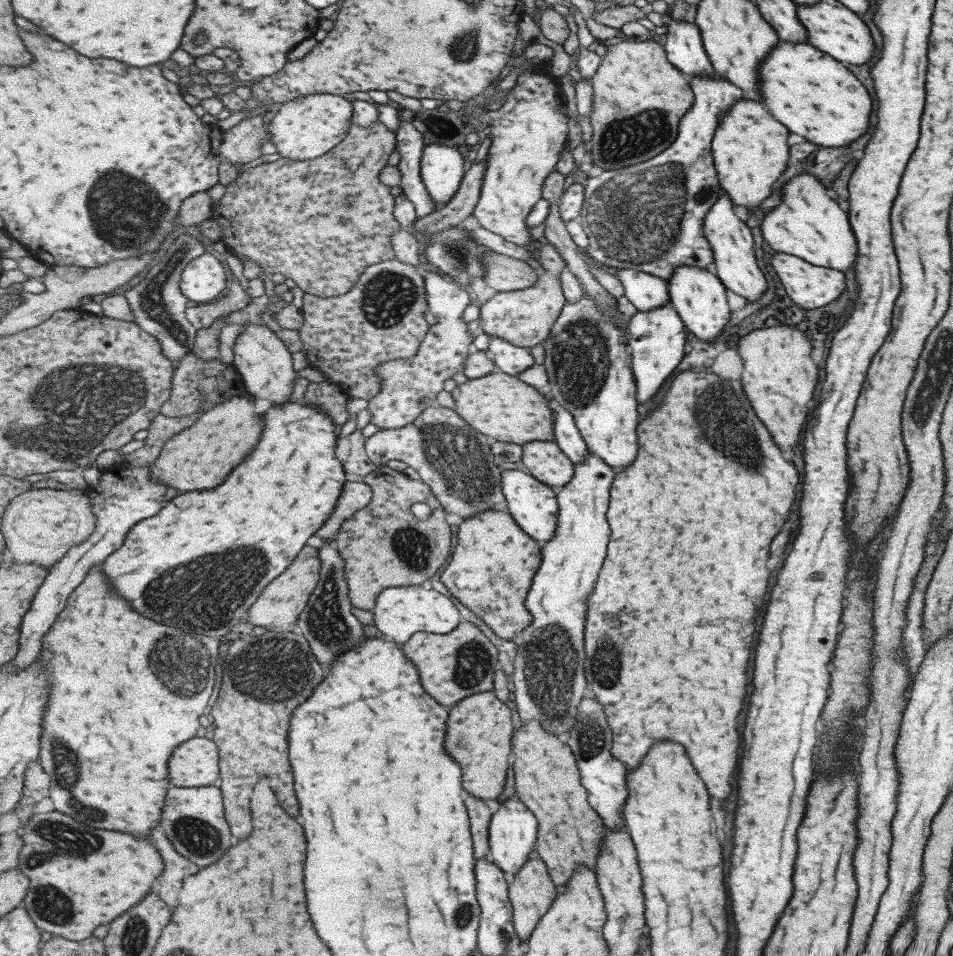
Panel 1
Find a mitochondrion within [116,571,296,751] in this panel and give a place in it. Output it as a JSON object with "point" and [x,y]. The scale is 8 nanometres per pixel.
{"point":[172,663]}

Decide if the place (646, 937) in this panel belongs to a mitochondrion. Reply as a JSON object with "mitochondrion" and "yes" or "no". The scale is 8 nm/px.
{"mitochondrion":"no"}

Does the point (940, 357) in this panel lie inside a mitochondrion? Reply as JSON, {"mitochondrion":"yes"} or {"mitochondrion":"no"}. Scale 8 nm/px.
{"mitochondrion":"yes"}

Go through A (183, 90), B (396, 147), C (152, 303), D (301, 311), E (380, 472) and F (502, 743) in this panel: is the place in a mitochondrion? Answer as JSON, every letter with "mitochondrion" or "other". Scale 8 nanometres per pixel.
{"A":"other","B":"other","C":"mitochondrion","D":"other","E":"other","F":"other"}

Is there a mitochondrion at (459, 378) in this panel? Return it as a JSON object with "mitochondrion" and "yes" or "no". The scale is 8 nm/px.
{"mitochondrion":"no"}

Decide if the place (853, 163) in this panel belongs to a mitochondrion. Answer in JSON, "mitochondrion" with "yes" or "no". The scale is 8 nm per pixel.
{"mitochondrion":"no"}

